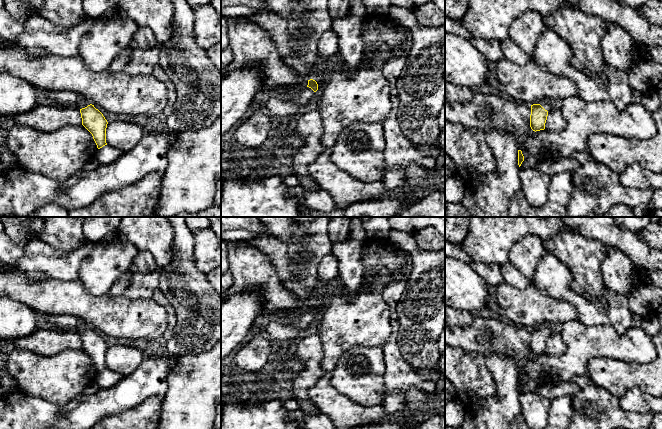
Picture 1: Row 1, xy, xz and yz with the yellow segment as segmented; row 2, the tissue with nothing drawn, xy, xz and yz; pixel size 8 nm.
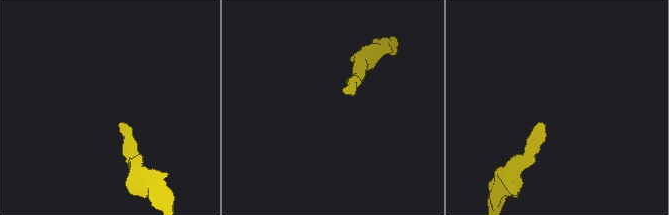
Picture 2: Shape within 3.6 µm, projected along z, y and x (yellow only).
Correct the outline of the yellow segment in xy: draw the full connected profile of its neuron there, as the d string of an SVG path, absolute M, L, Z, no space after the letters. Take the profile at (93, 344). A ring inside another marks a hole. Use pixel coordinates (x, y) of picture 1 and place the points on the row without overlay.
M46 315L44 317L48 322L54 324L56 329L78 332L81 337L82 349L92 358L97 372L100 373L107 369L106 352L108 346L94 329L72 315Z

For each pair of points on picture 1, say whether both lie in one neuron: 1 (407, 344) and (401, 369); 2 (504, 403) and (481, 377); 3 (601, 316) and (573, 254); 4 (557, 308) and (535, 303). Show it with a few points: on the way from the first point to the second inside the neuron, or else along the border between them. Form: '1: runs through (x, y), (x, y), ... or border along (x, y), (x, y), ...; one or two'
1: border along (395, 341), (401, 355), (415, 372); two
2: border along (489, 370), (495, 383), (495, 394), (474, 403); two
3: border along (572, 288), (590, 299), (599, 299), (607, 289); two
4: runs through (552, 308), (540, 308); one

